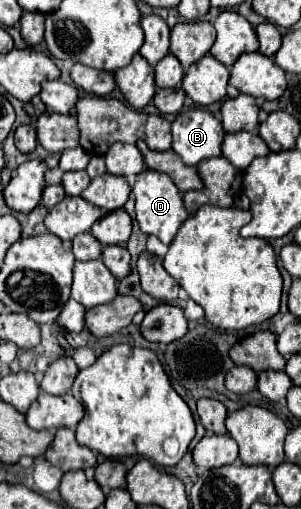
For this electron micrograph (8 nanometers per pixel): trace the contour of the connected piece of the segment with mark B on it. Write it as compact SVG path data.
M194 108L172 122L172 148L184 164L196 166L204 158L220 156L222 124L206 110Z

